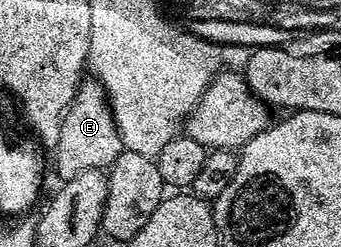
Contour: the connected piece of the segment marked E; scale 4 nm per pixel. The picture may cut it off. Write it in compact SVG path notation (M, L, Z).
M97 79L89 80L83 80L79 84L70 106L67 107L62 117L58 147L52 153L56 159L58 177L62 181L76 179L76 175L84 175L84 171L105 170L124 152L120 131L114 122L104 87Z

